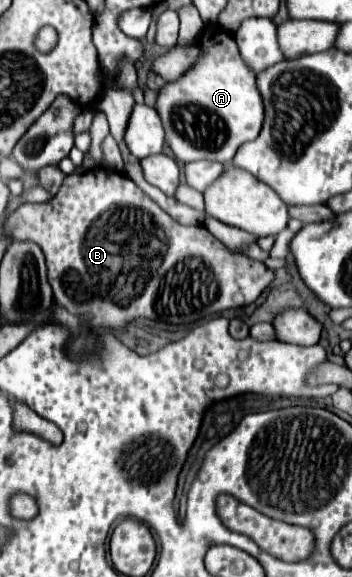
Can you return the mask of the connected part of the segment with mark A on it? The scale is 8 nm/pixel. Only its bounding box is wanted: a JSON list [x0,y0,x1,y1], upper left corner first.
[156,27,264,165]

